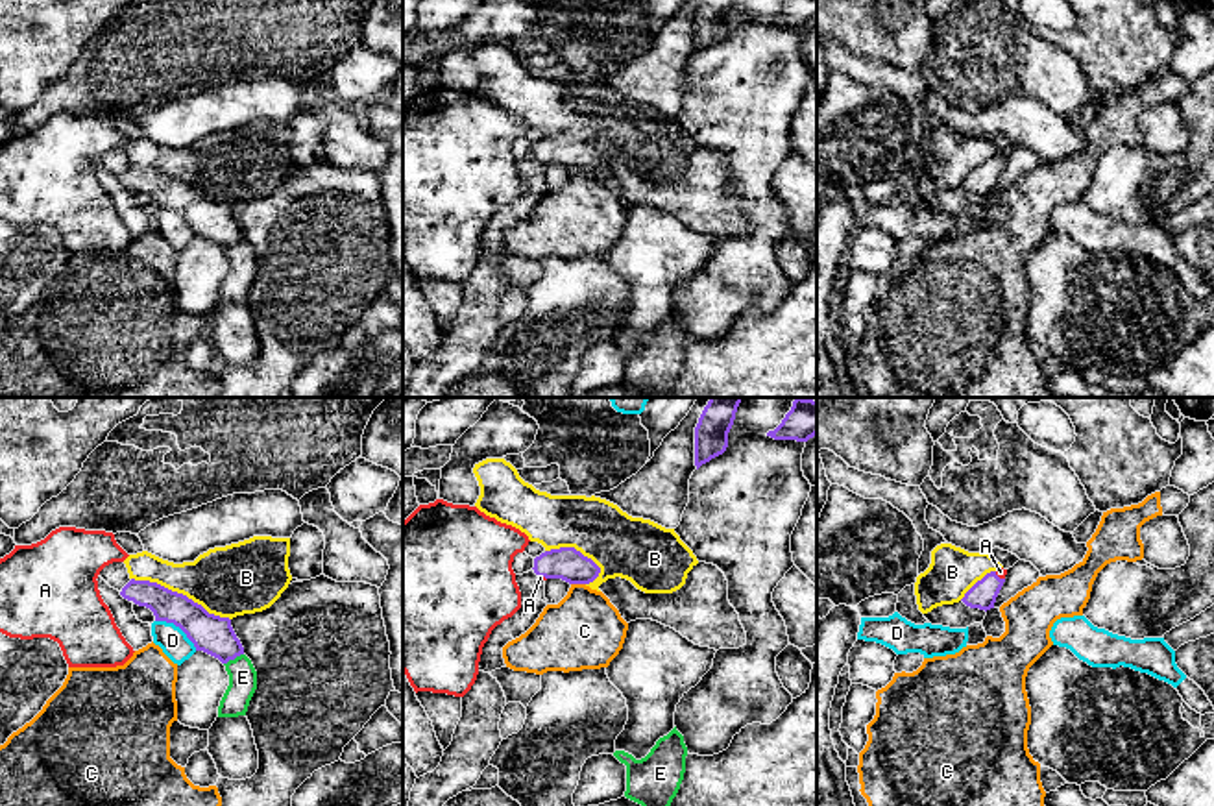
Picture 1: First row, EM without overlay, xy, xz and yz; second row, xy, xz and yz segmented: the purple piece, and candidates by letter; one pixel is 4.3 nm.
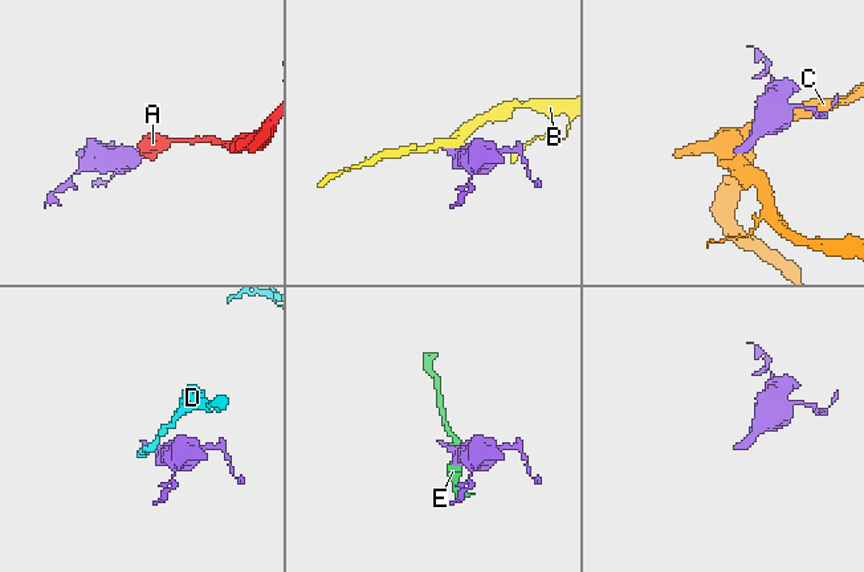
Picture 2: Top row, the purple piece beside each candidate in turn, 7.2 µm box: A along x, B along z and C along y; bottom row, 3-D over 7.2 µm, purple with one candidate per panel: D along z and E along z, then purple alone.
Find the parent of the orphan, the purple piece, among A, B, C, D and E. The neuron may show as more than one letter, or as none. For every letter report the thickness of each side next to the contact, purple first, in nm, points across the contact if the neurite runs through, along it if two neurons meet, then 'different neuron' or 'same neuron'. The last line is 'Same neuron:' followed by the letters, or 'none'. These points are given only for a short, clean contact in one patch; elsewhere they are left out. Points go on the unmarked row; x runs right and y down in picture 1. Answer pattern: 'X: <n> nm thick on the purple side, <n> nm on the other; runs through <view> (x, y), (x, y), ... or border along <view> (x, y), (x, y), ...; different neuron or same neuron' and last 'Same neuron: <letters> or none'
A: 120 nm thick on the purple side, 40 nm on the other; runs through yz (983, 180), (998, 163), (1000, 158); same neuron
B: 170 nm thick on the purple side, 300 nm on the other; different neuron
C: 140 nm thick on the purple side, 340 nm on the other; border along xz (571, 169), (584, 170); different neuron
D: 170 nm thick on the purple side, 120 nm on the other; border along xy (156, 206), (174, 209), (196, 235); different neuron
E: 170 nm thick on the purple side, 130 nm on the other; different neuron
Same neuron: A

